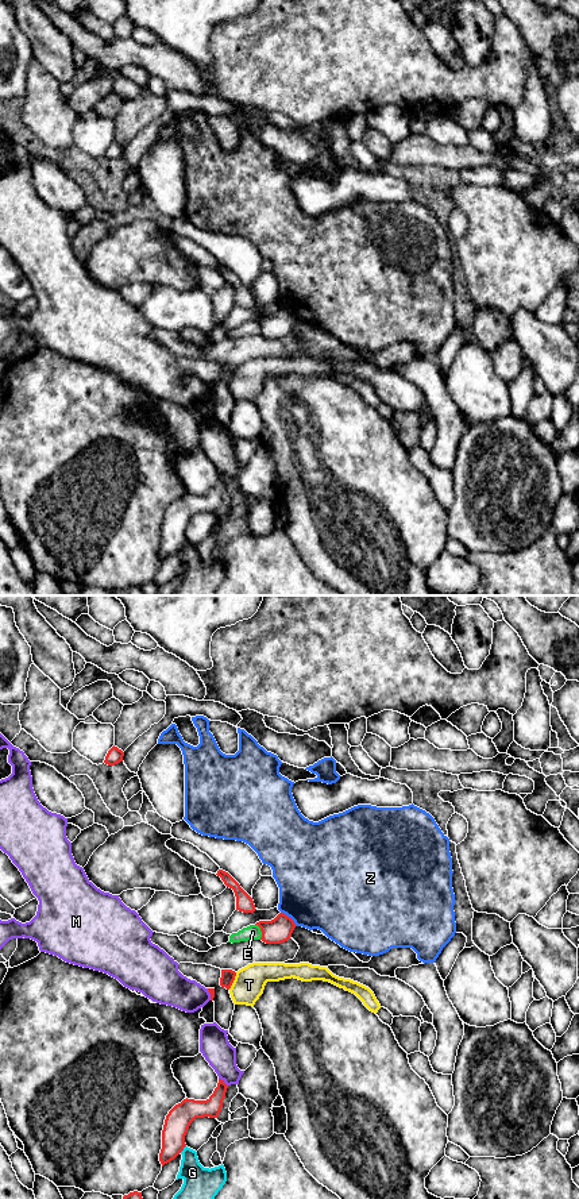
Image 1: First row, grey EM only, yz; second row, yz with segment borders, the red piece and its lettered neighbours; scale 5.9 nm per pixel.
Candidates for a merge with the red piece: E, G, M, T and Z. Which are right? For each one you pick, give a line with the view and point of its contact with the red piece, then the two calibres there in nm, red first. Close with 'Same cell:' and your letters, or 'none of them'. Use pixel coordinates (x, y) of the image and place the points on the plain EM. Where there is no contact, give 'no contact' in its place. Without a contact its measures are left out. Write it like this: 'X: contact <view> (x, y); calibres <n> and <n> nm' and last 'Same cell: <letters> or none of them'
Same cell: none of them

